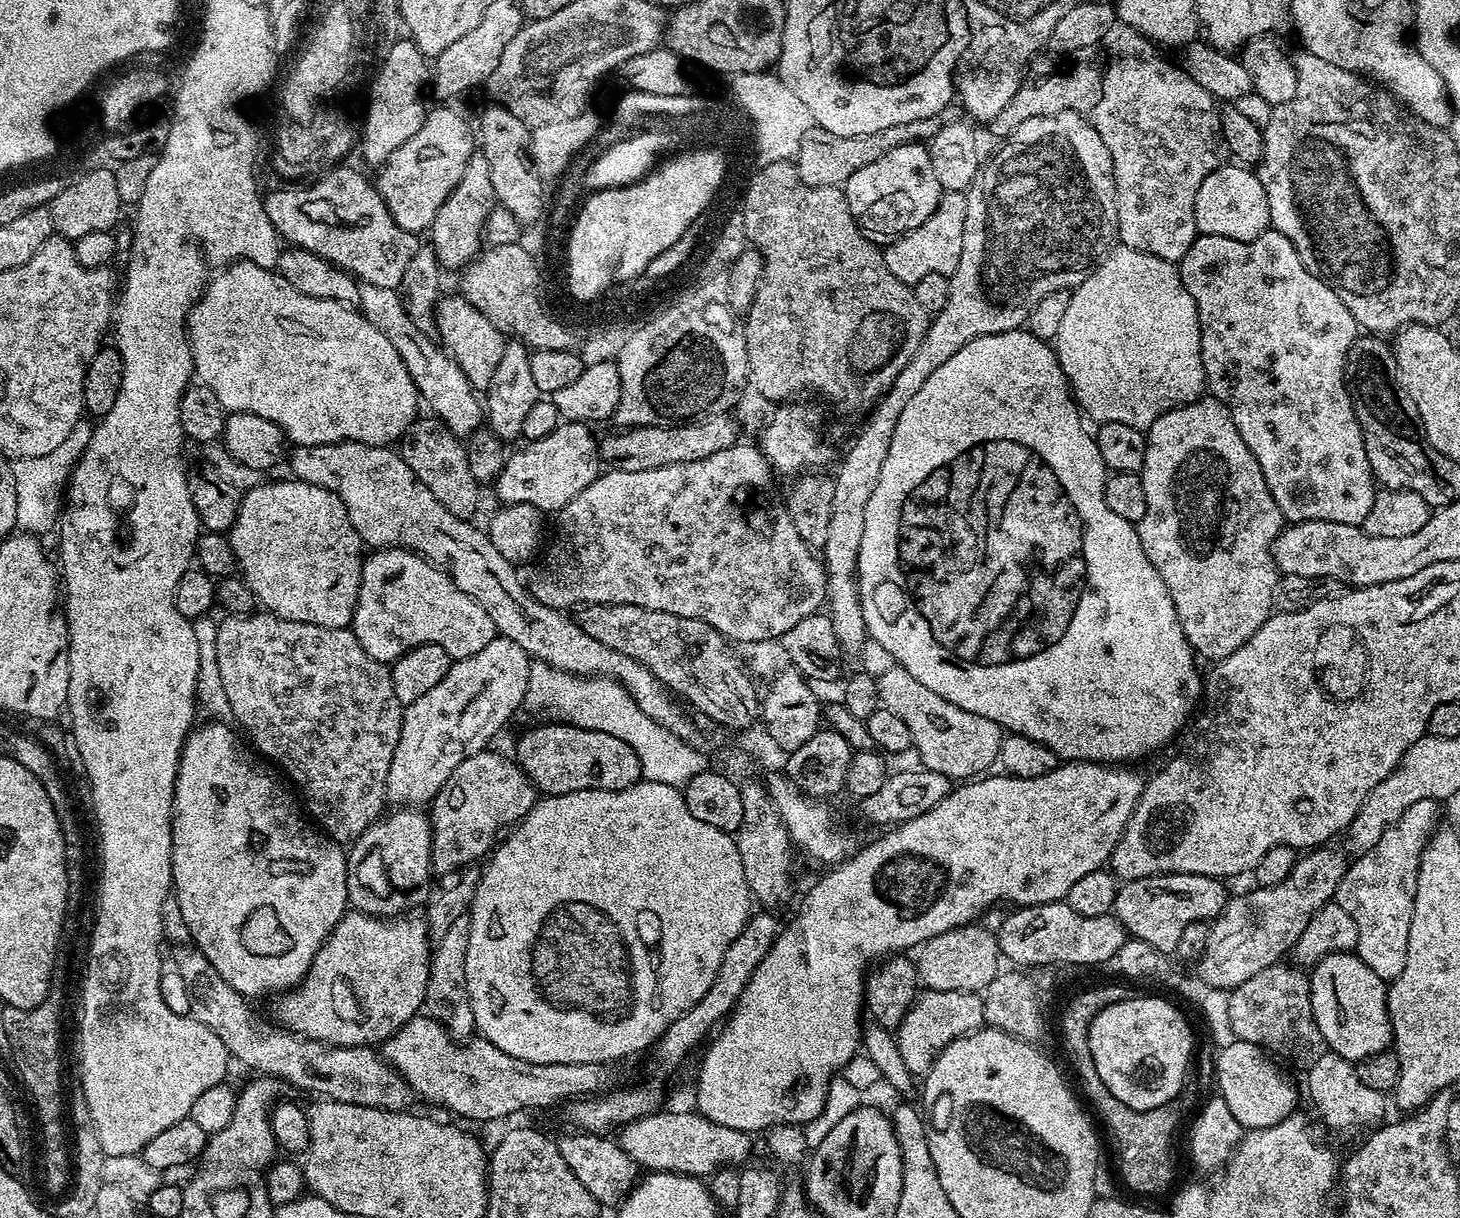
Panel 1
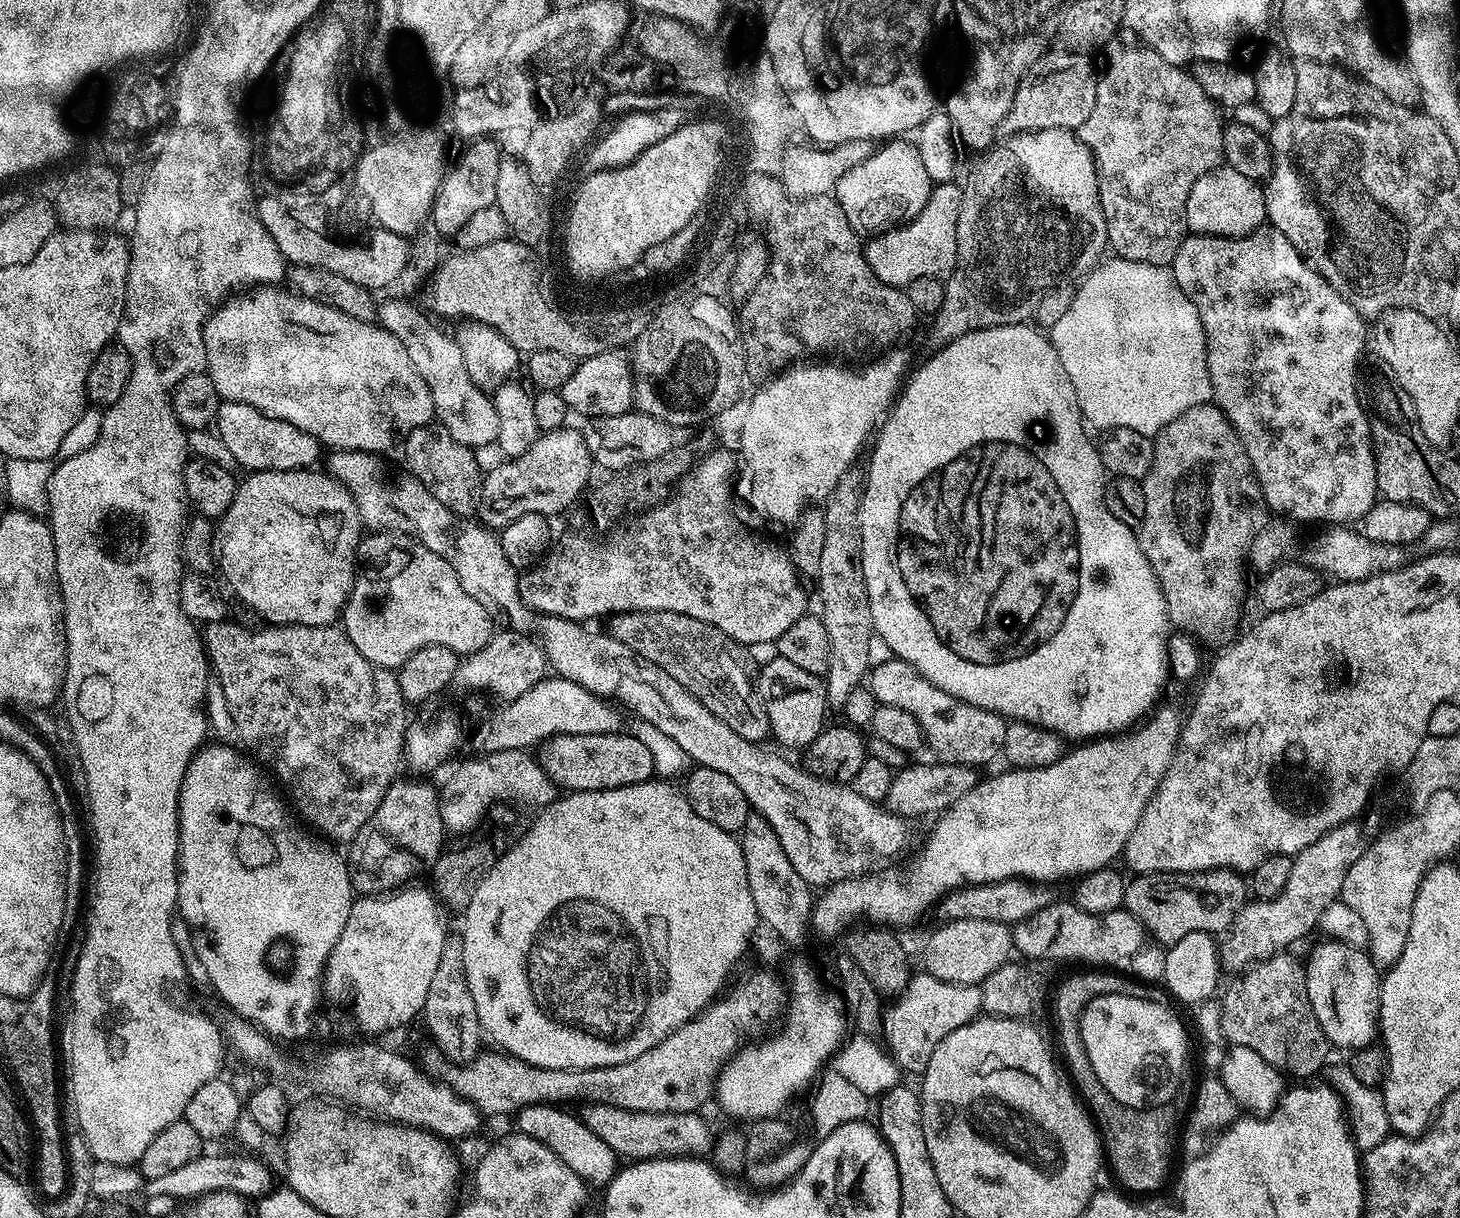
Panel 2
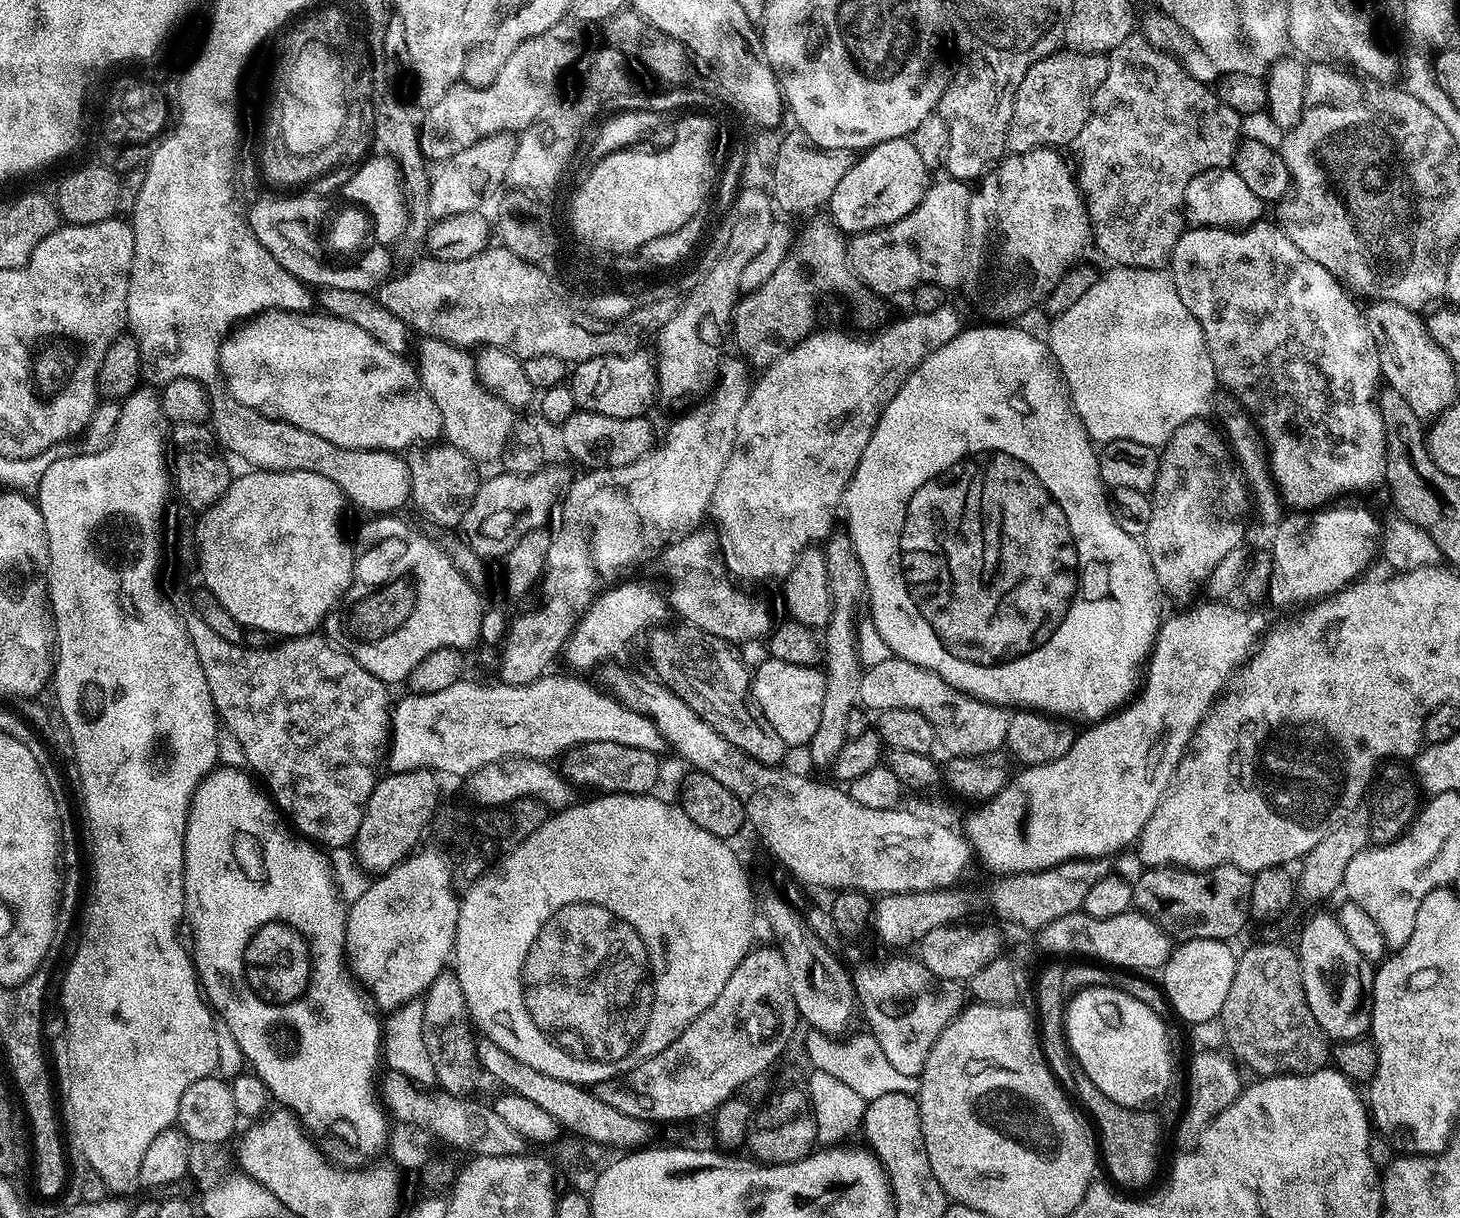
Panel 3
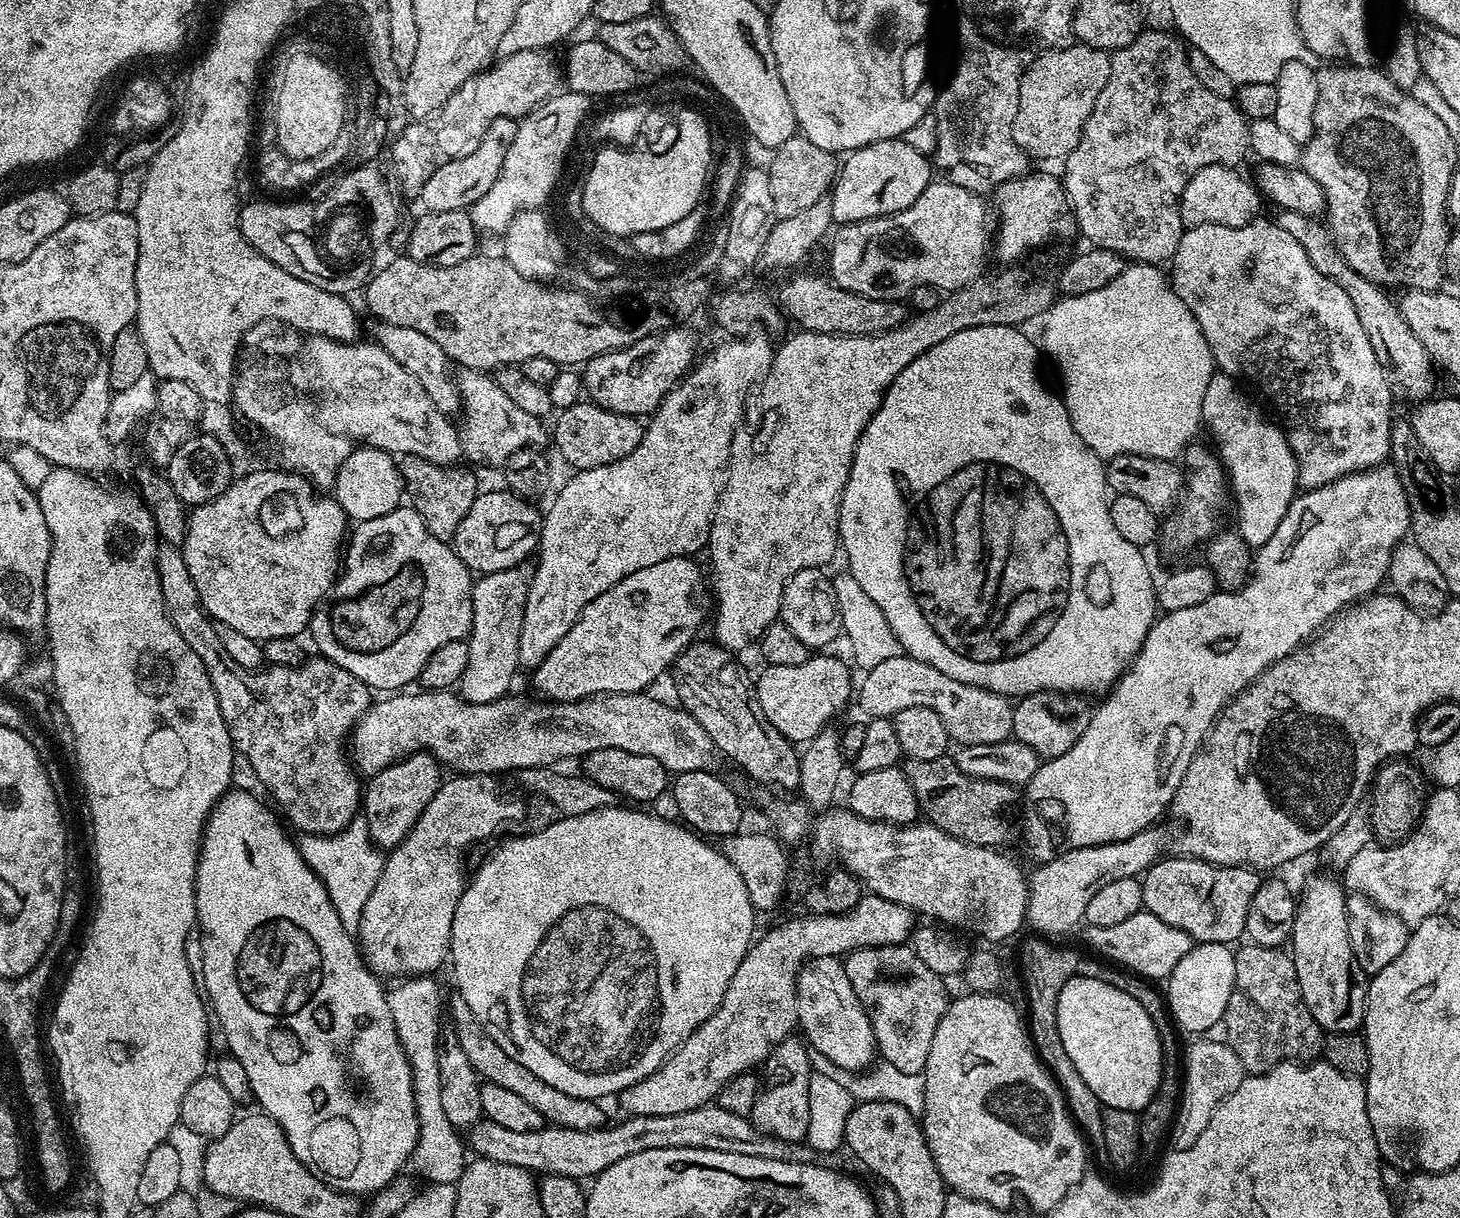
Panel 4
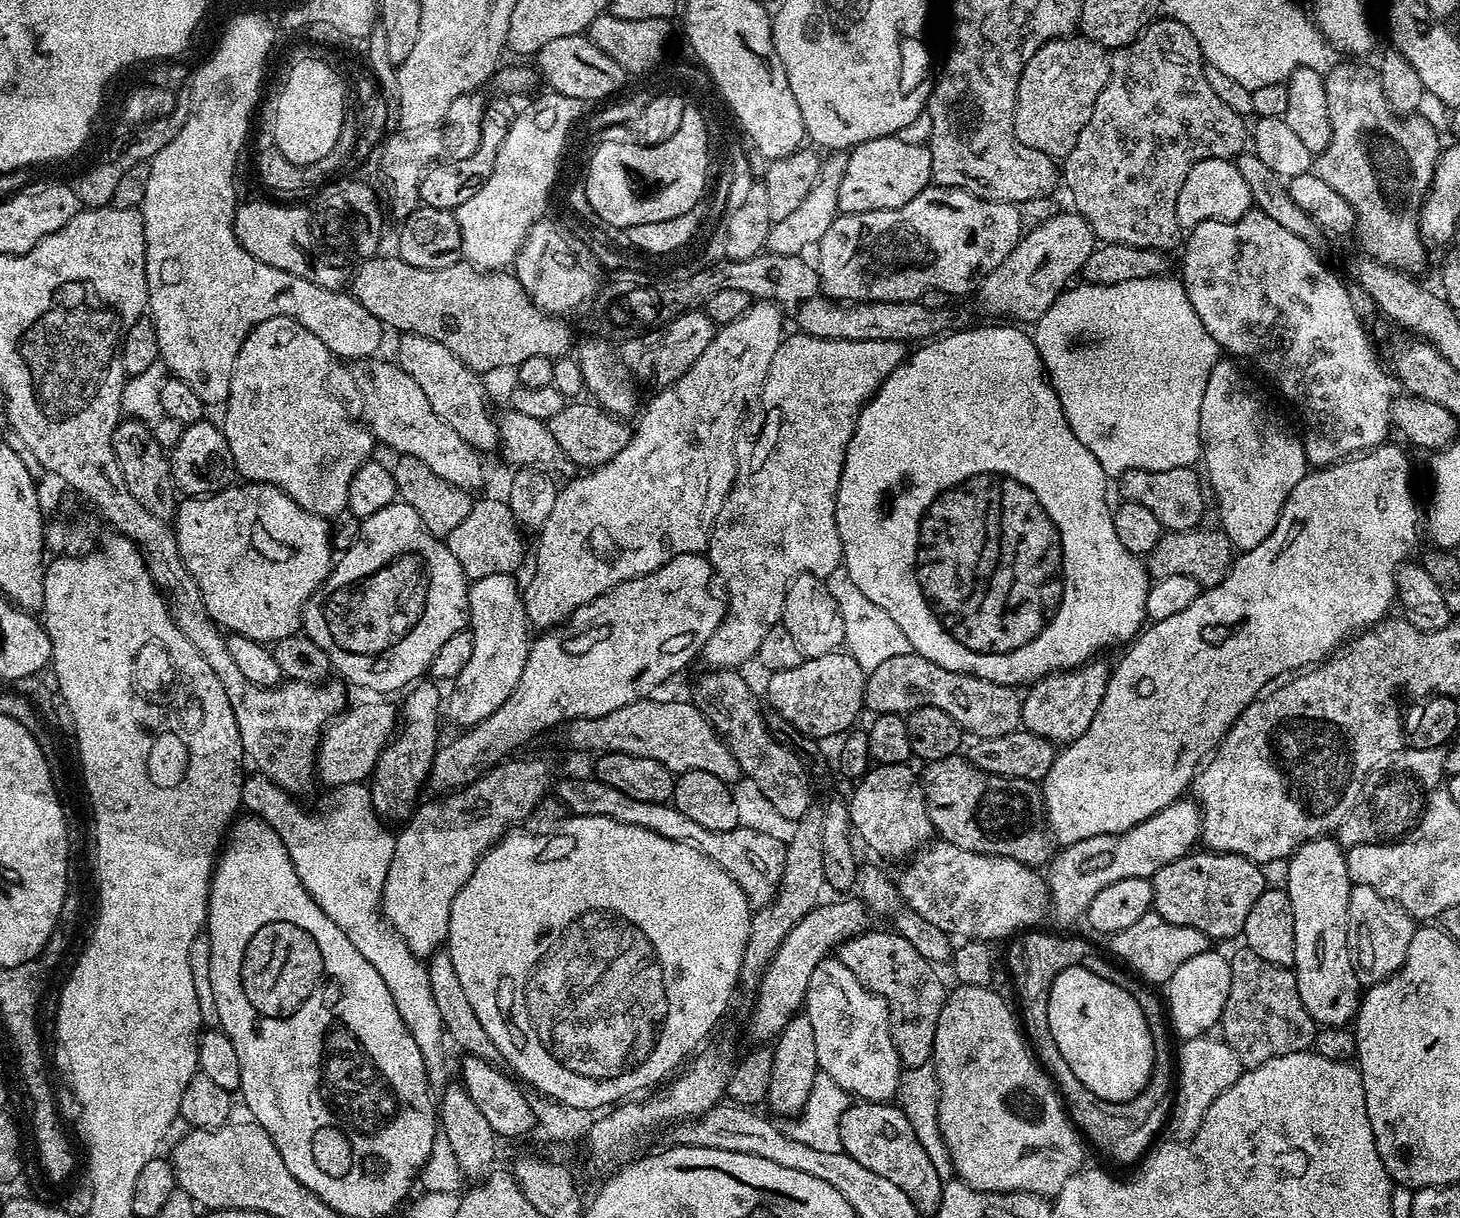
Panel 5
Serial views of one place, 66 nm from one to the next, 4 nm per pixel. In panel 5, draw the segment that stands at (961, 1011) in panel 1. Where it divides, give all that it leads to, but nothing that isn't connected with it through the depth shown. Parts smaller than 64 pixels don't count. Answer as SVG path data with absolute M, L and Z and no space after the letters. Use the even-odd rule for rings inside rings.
M865 930L848 940L843 940L837 947L834 956L842 962L876 996L880 996L888 1003L888 1026L892 1035L894 1050L898 1052L898 1058L904 1068L920 1068L929 1063L934 1050L934 1034L938 1030L938 1014L942 1014L942 1006L946 995L946 987L940 981L937 970L926 958L922 958L914 946L895 930L888 932L872 932Z

